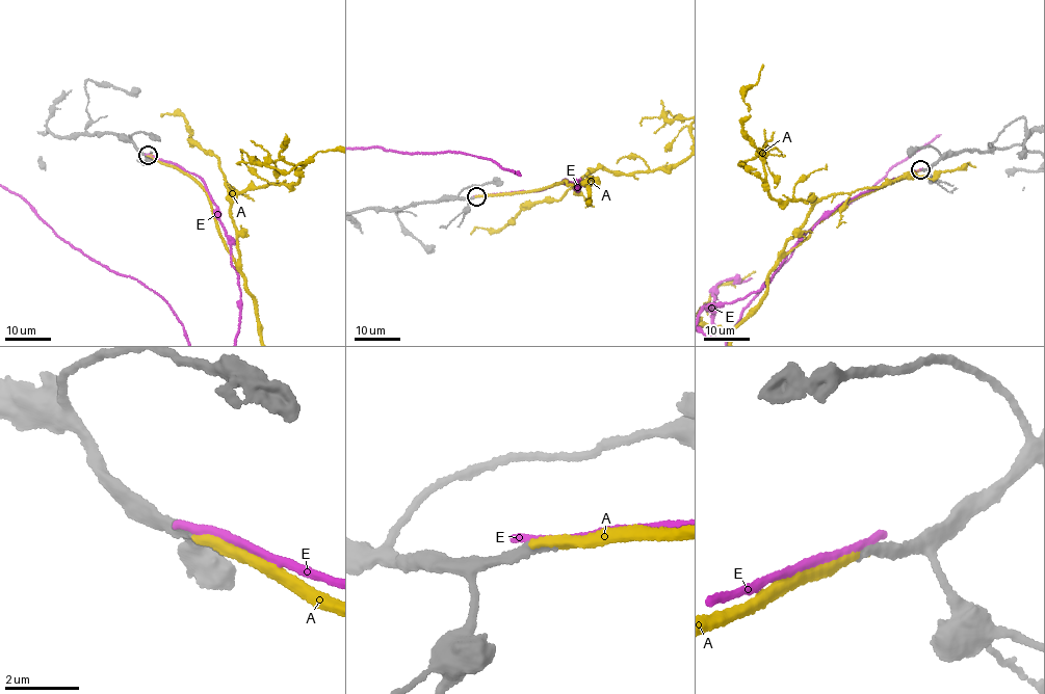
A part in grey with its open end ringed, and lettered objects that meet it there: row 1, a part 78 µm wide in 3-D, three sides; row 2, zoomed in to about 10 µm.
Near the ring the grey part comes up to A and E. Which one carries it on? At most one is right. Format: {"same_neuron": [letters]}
{"same_neuron": ["A"]}

